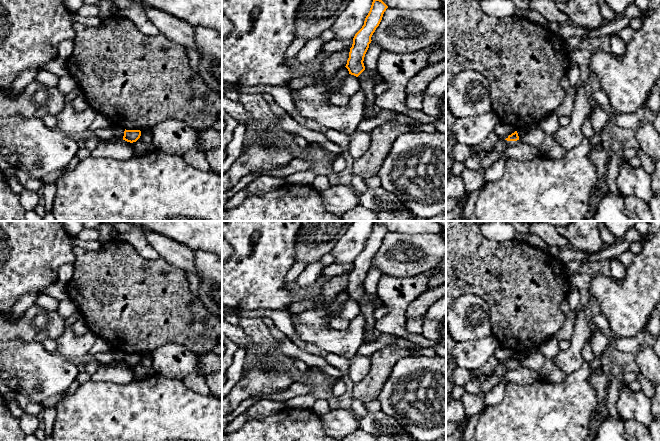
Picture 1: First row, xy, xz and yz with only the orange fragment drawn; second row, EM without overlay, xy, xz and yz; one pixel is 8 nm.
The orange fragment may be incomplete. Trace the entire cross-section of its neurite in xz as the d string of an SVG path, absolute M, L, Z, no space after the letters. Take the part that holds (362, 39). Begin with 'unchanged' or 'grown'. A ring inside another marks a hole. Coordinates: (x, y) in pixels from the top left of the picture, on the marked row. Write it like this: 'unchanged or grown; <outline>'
unchanged; M373 0L370 11L365 18L364 25L355 34L350 48L346 68L349 74L358 77L364 70L364 57L371 43L371 37L379 26L383 14L388 6L382 0Z

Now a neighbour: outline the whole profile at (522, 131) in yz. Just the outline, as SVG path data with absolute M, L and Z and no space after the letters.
M530 124L530 125L526 125L525 127L518 128L516 129L516 131L520 139L524 135L526 135L530 130L536 130L538 128L539 128L538 124Z

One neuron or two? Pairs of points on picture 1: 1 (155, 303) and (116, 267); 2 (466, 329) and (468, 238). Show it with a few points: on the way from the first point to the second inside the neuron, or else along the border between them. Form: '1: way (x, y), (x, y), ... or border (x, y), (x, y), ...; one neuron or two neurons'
1: way (145, 296), (126, 277); one neuron
2: border (456, 298), (465, 294), (476, 294), (488, 305); two neurons

